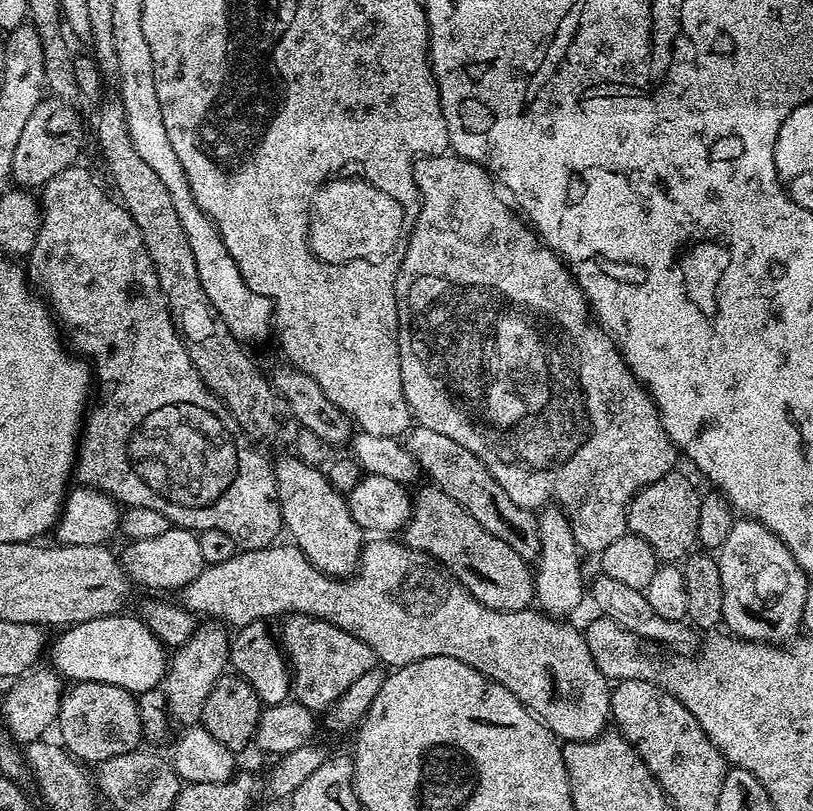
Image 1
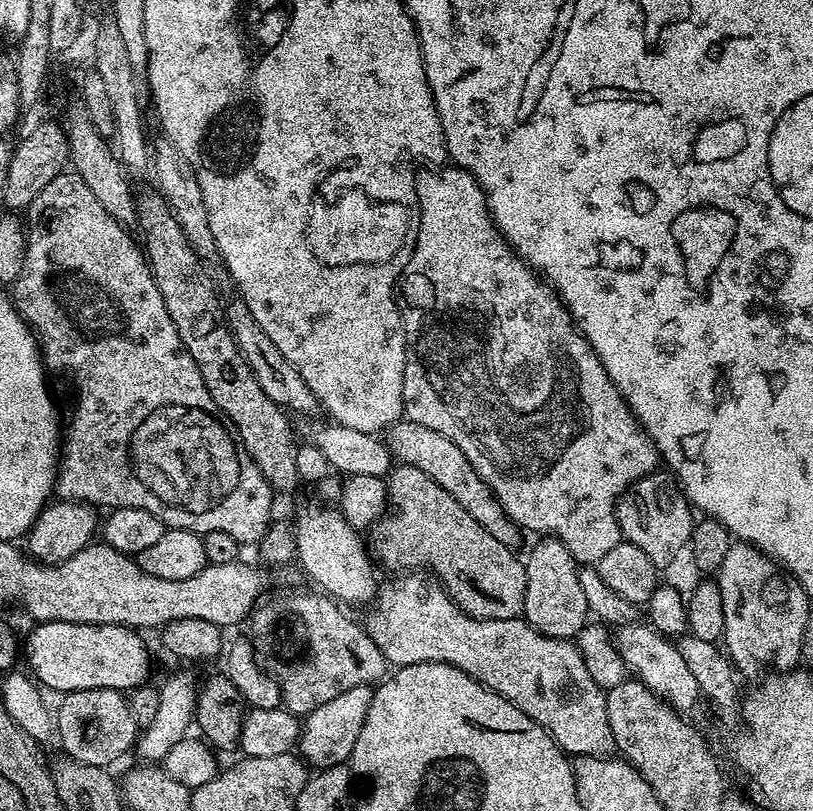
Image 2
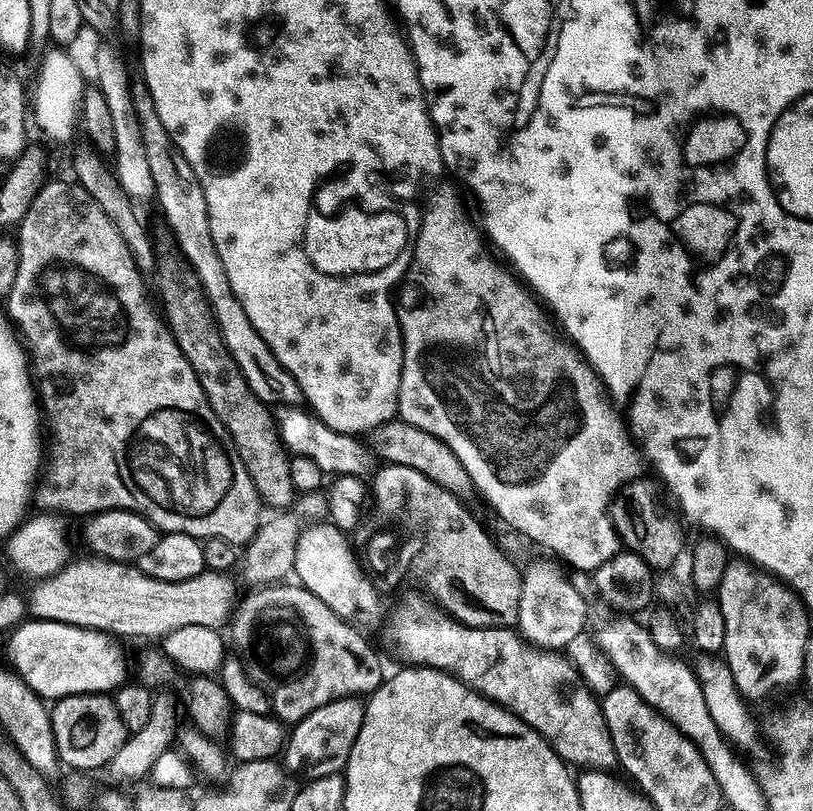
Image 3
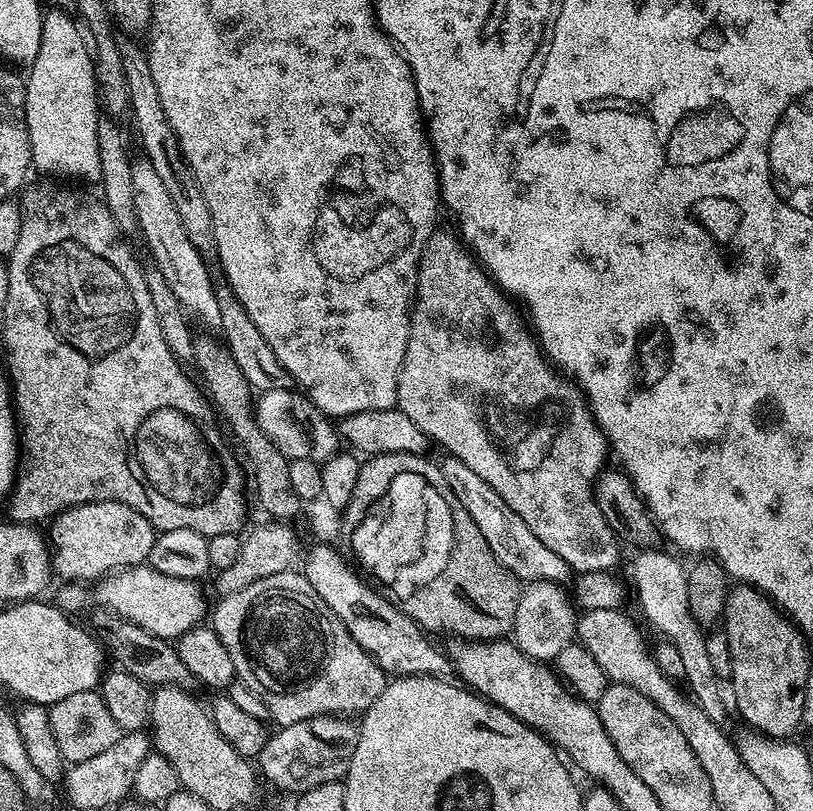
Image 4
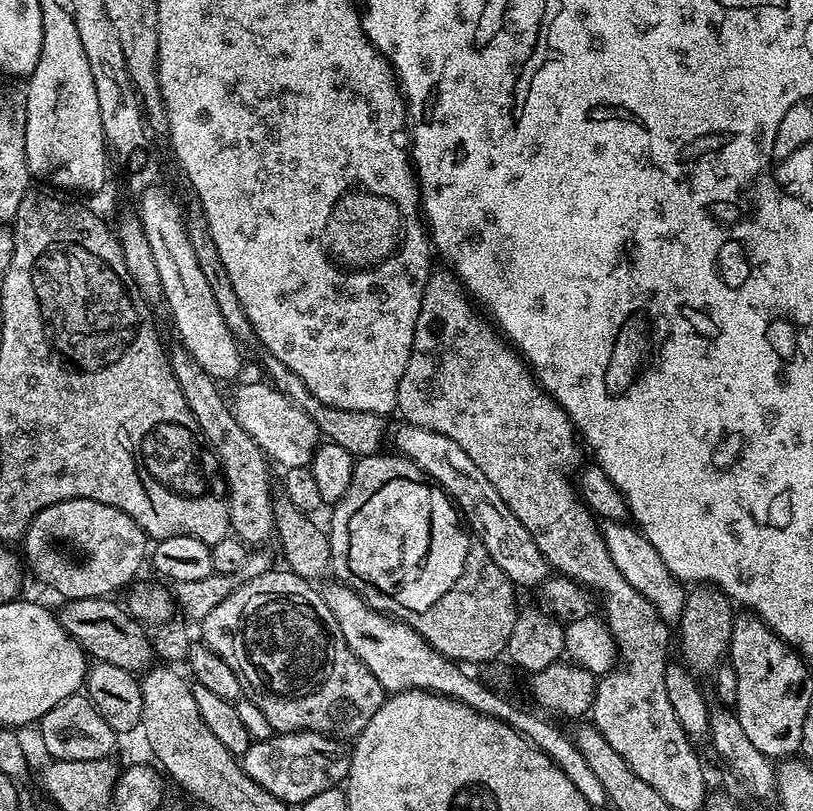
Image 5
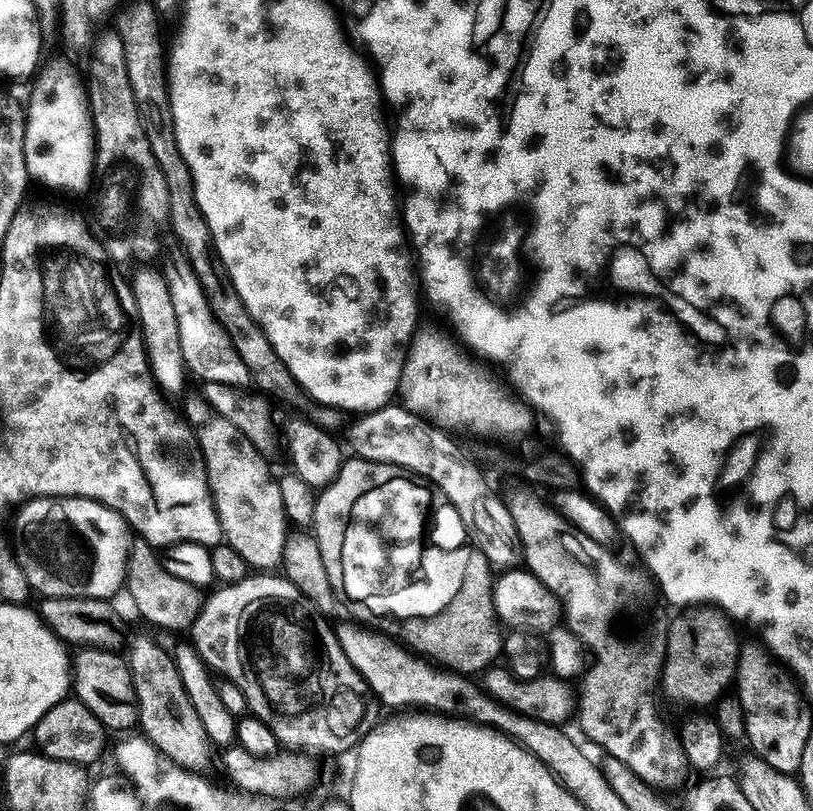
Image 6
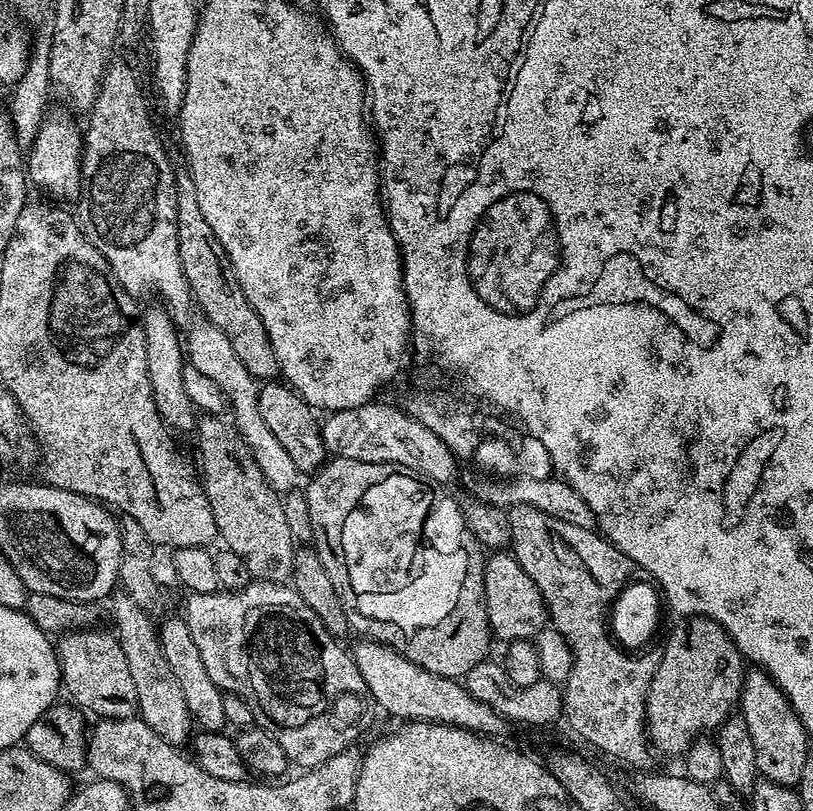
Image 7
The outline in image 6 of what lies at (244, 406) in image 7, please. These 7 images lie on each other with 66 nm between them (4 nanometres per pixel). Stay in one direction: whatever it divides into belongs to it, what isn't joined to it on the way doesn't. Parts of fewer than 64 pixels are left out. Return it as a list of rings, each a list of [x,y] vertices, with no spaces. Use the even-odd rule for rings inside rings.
[[[171,246],[164,252],[162,271],[169,284],[171,301],[174,302],[175,317],[178,318],[179,341],[185,369],[200,382],[226,382],[237,386],[249,383],[246,362],[238,358],[238,350],[230,342],[226,330],[214,318],[210,310],[210,302],[206,302],[206,294],[202,290],[202,282],[198,282],[198,274],[190,266],[186,254],[178,246]]]

